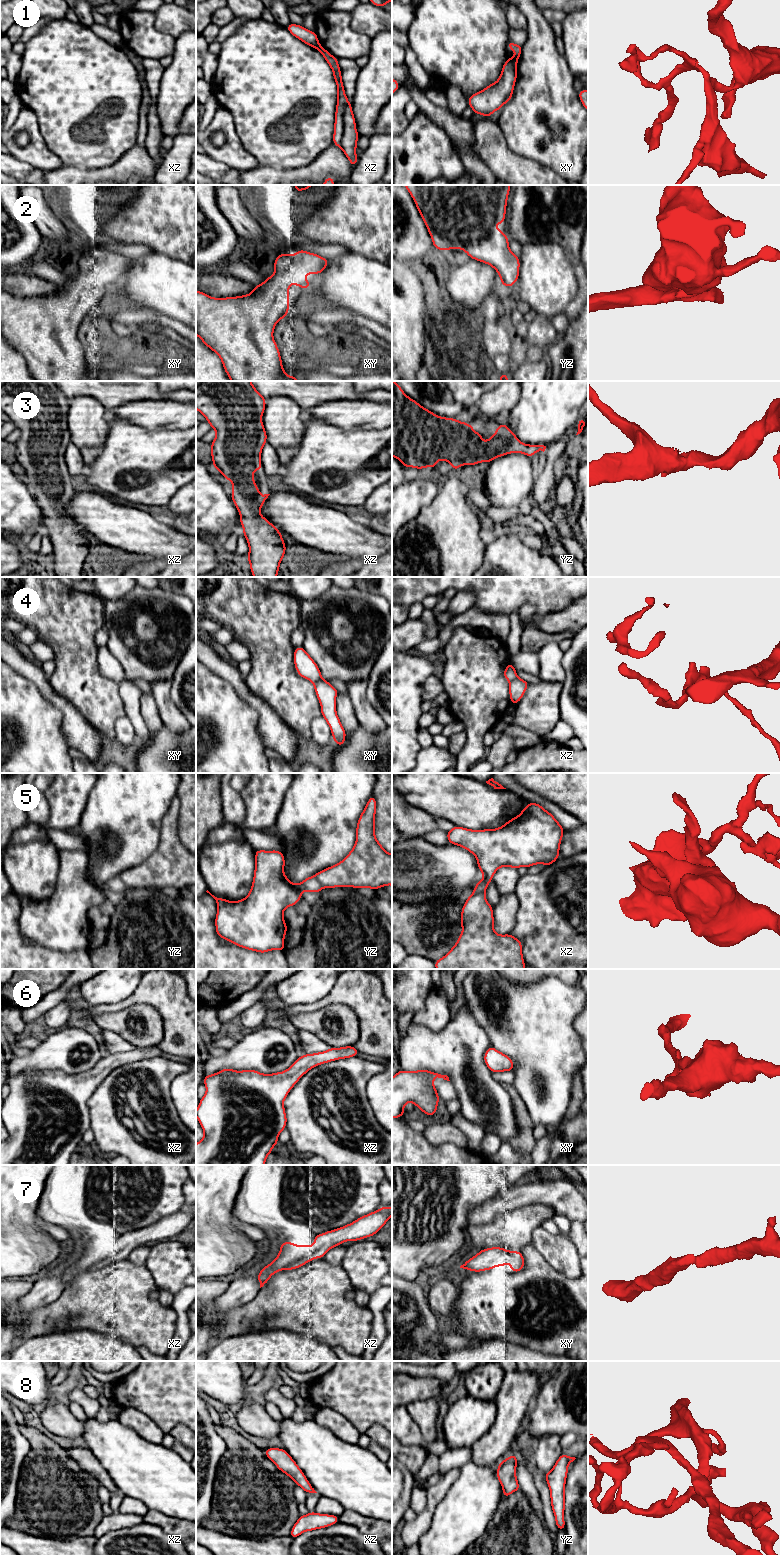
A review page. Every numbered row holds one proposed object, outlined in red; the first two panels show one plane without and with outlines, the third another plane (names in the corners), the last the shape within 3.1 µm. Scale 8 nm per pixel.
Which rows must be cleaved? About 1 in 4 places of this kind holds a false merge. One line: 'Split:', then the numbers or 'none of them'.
Split: 1, 4, 5

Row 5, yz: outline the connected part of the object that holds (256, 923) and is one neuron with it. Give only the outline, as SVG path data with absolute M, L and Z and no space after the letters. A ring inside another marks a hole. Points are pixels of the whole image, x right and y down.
M256 850L254 877L246 898L232 902L217 898L208 890L206 891L216 900L215 927L218 937L230 941L233 945L259 953L286 950L284 938L288 927L283 917L284 910L289 906L295 906L304 891L319 893L323 887L315 875L305 878L299 884L292 883L284 874L284 867L283 852Z

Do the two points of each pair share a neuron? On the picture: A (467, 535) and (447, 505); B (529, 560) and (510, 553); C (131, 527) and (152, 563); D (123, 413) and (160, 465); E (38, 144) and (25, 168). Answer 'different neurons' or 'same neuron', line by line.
A: same neuron
B: same neuron
C: different neurons
D: different neurons
E: different neurons

